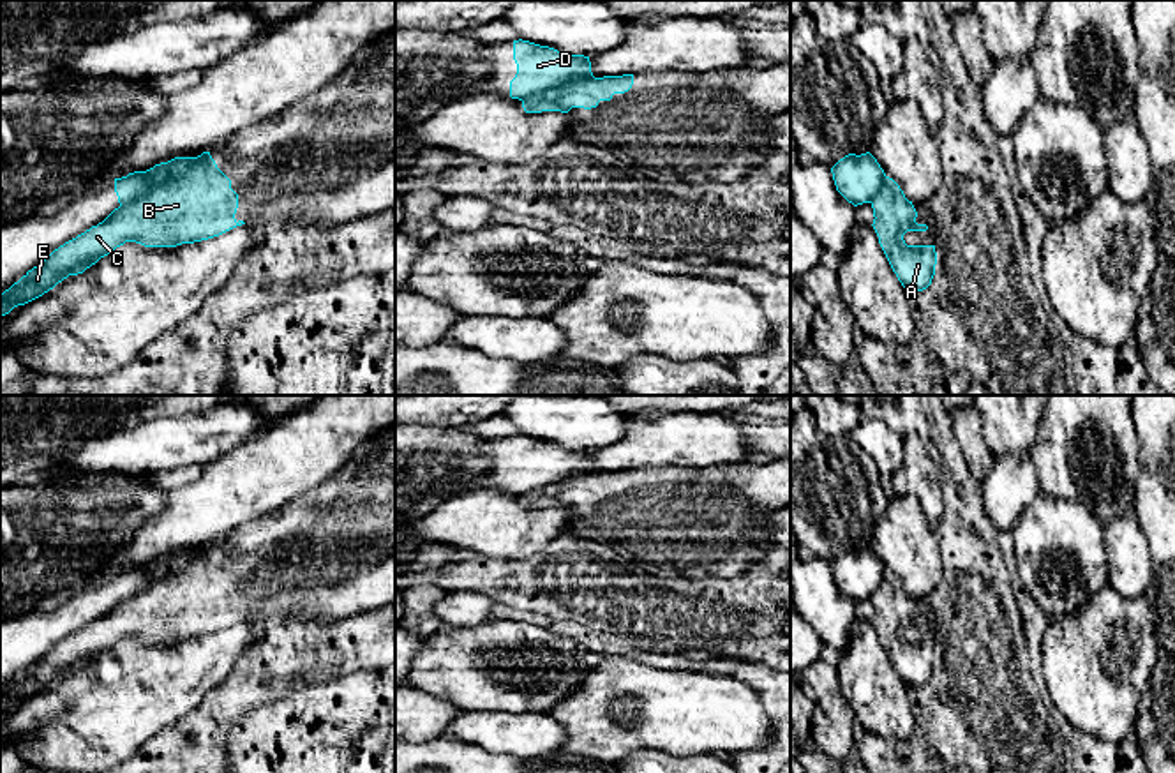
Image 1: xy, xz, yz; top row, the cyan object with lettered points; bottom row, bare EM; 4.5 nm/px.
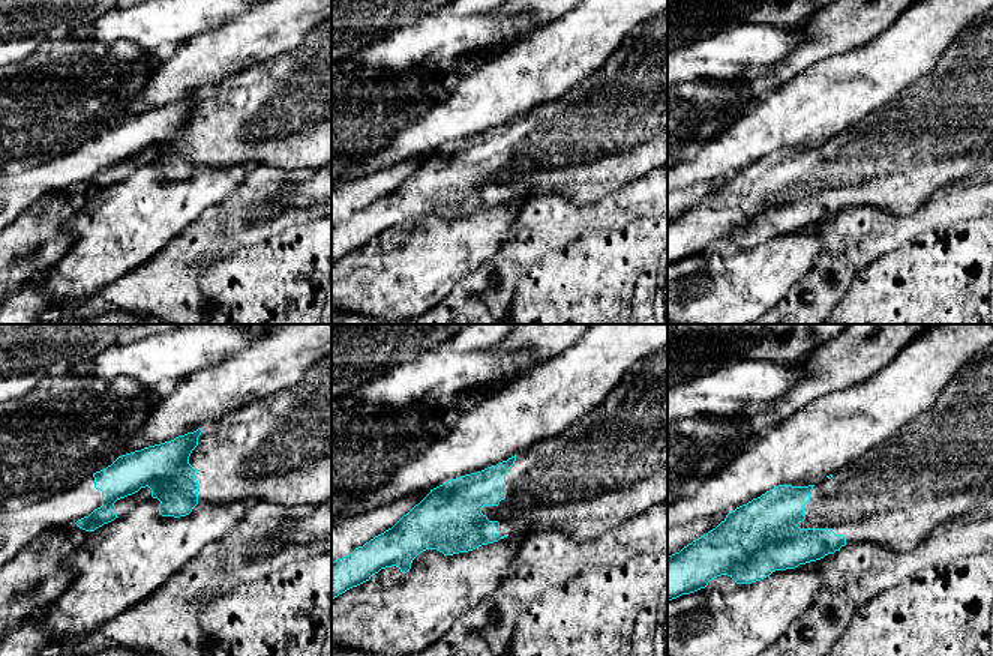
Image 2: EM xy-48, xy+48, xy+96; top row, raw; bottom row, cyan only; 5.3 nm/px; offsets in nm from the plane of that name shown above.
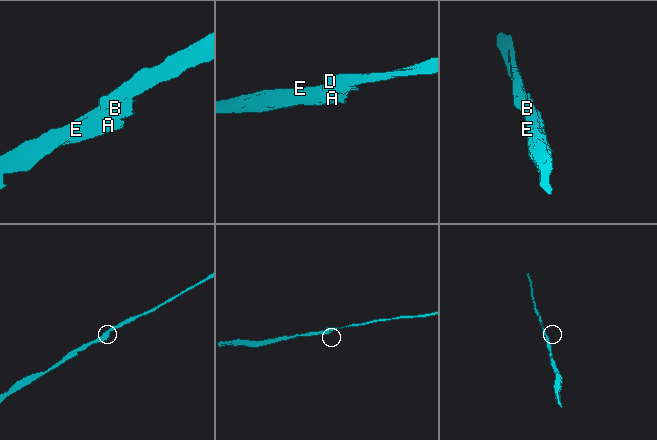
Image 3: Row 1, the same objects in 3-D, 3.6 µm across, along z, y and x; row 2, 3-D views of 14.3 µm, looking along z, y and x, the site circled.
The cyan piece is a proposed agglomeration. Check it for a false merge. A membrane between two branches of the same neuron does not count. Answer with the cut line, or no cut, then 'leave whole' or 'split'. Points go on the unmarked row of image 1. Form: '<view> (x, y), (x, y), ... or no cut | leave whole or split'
xy (196, 553), (120, 600) | split

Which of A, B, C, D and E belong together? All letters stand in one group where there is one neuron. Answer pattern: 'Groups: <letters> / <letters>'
Groups: A B C E / D

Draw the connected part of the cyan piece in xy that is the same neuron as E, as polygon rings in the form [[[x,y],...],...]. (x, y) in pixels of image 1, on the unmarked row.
[[[203,547],[182,567],[120,600],[102,618],[65,637],[28,665],[0,690],[0,711],[42,692],[69,671],[83,669],[125,637],[136,637],[145,642],[176,642],[219,632],[245,619],[235,614],[236,604],[238,589],[231,584],[231,575],[217,563],[210,547]]]

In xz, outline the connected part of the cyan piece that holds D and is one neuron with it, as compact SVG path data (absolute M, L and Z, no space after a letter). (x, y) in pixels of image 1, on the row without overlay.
M513 436L517 469L510 477L512 494L529 494L533 489L591 473L591 457L584 450L566 450L549 441L529 436Z

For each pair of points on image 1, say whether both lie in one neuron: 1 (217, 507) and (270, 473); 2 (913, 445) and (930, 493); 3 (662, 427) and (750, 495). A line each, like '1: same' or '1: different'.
1: same
2: same
3: different

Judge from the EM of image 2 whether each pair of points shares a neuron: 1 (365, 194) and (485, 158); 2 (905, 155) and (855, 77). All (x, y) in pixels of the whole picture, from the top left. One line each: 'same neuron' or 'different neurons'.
1: different neurons
2: different neurons

